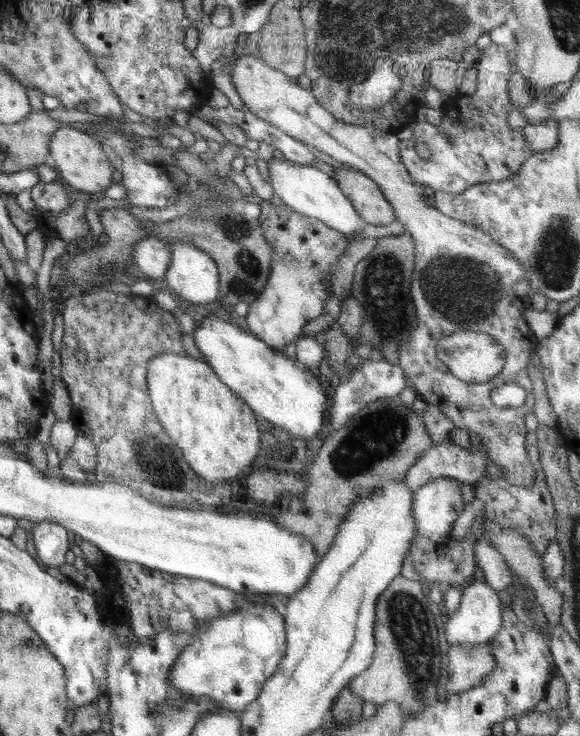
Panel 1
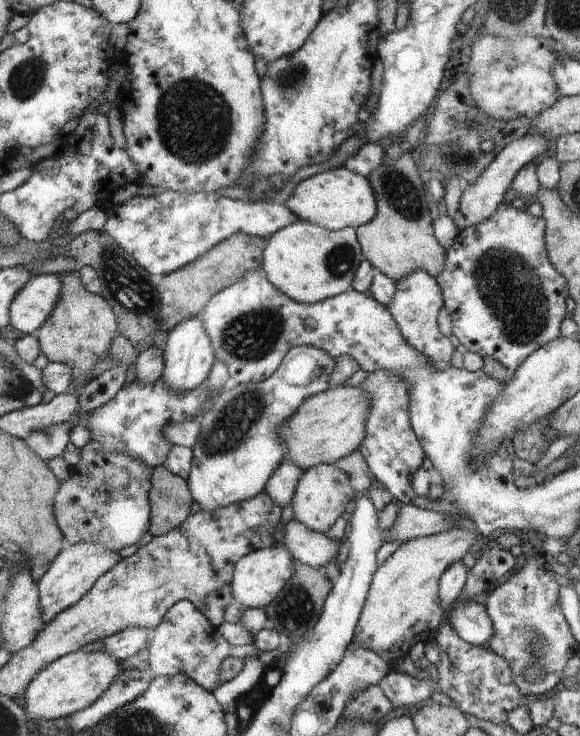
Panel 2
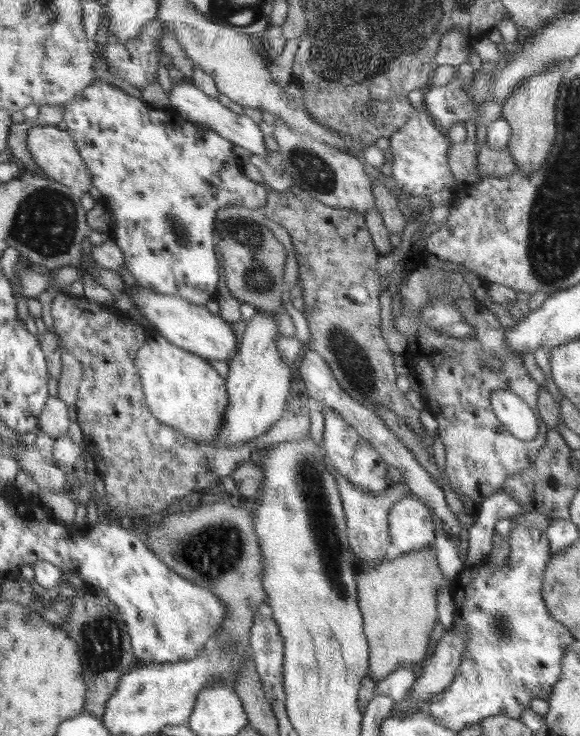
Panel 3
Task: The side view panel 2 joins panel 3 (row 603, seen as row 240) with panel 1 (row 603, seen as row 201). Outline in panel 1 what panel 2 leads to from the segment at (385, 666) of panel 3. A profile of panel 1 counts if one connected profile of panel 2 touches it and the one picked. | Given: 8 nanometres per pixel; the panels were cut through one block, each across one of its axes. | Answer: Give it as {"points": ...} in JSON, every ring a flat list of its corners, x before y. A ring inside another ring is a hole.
{"points":[[398,574,378,597,375,618,375,649,372,662,362,674,349,682,348,687,352,694,361,697,365,702,374,702,376,707,383,706,386,702,396,702,403,718,412,719,438,702,438,680,442,676,442,654,436,631,438,615,429,598,424,595,422,583]]}

